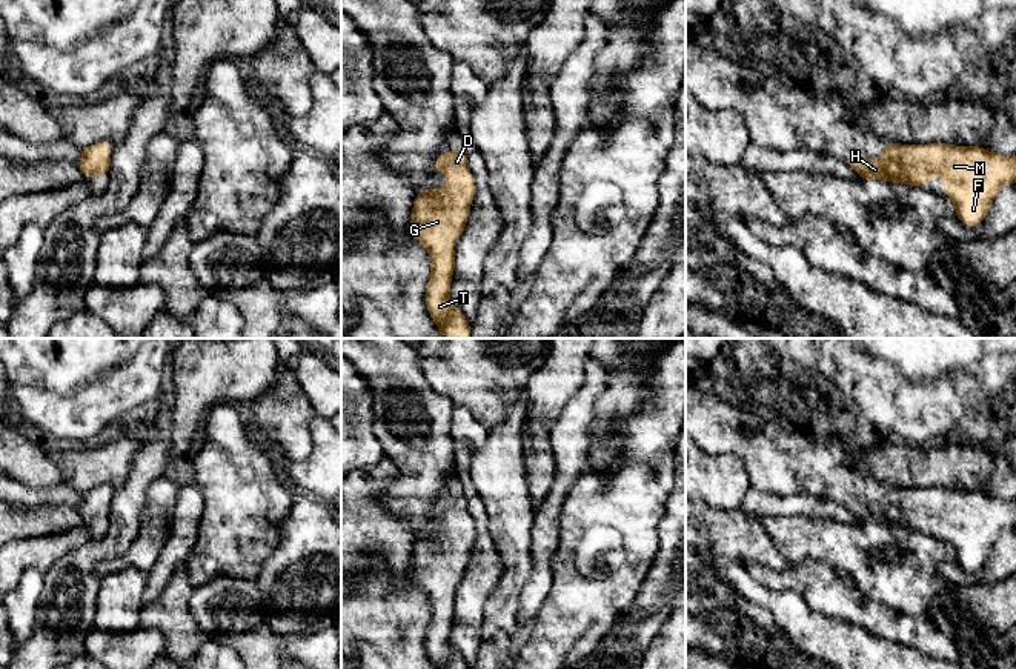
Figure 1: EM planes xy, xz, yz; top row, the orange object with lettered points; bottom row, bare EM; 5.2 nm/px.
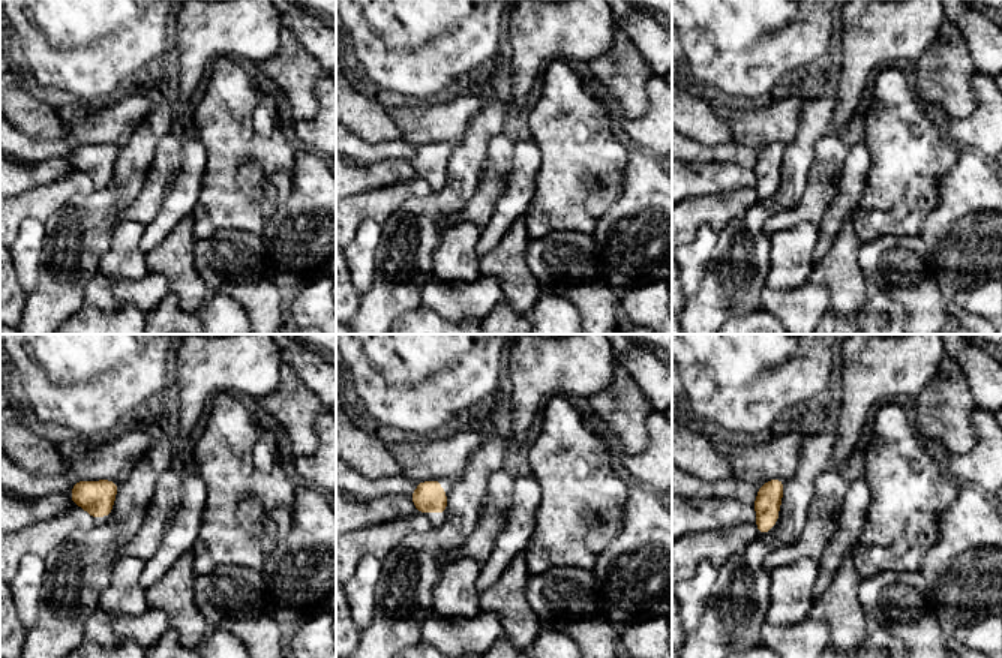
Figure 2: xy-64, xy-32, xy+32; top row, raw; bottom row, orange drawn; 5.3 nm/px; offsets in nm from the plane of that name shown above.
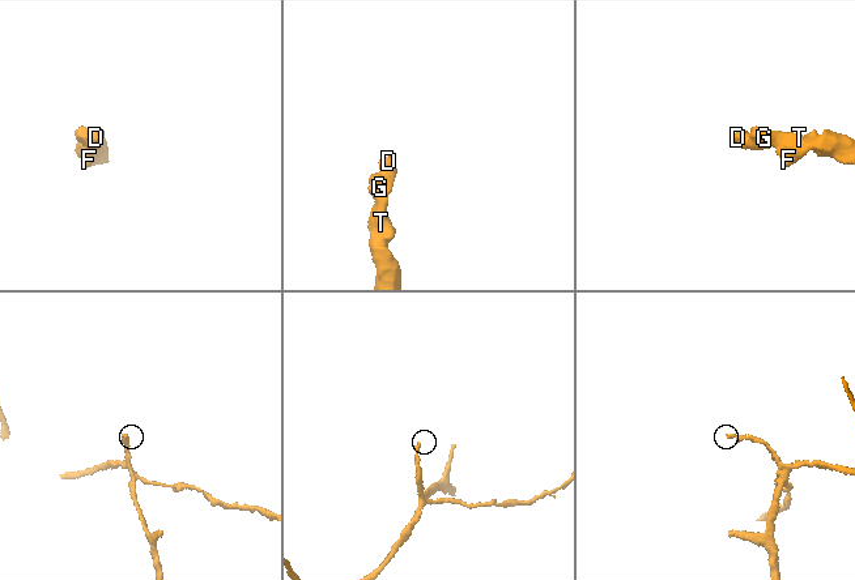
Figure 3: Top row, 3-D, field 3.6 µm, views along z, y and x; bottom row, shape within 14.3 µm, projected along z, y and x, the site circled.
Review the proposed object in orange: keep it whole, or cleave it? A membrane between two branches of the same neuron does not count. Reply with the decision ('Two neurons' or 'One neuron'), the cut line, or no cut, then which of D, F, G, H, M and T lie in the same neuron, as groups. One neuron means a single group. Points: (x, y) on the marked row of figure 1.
One neuron. No split. Groups: D F G H M T

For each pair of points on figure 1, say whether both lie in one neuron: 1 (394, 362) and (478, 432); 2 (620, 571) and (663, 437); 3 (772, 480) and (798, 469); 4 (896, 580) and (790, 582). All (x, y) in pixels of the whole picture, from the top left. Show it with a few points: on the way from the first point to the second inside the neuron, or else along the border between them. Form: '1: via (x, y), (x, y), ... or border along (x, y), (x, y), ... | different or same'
1: border along (452, 405), (451, 439), (455, 446) | different
2: via (620, 537), (620, 509), (637, 489), (644, 471) | same
3: via (778, 474), (783, 469), (792, 469) | same
4: border along (821, 560), (847, 575), (867, 597), (879, 603) | different

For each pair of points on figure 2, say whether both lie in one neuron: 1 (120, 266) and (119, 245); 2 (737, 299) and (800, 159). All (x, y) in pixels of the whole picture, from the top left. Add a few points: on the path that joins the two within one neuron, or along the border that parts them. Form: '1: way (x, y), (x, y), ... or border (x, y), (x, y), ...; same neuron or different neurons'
1: way (120, 261), (120, 249); same neuron
2: way (738, 264), (749, 228), (783, 194); same neuron

